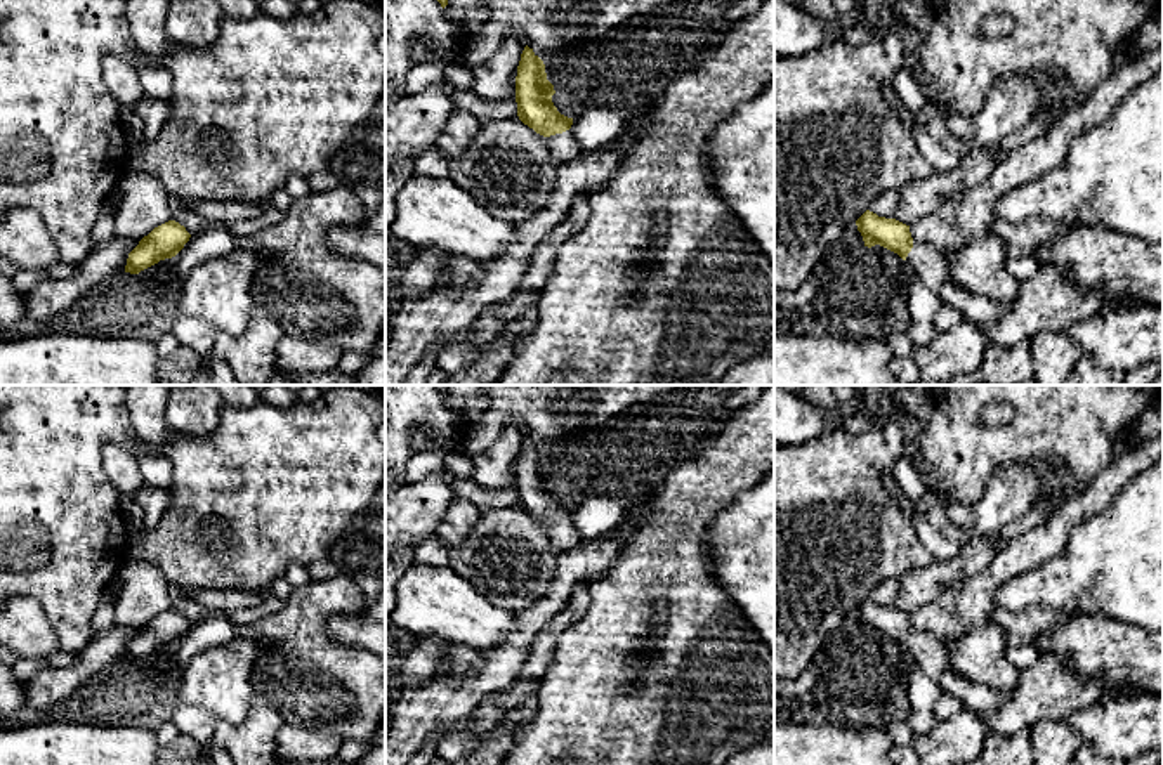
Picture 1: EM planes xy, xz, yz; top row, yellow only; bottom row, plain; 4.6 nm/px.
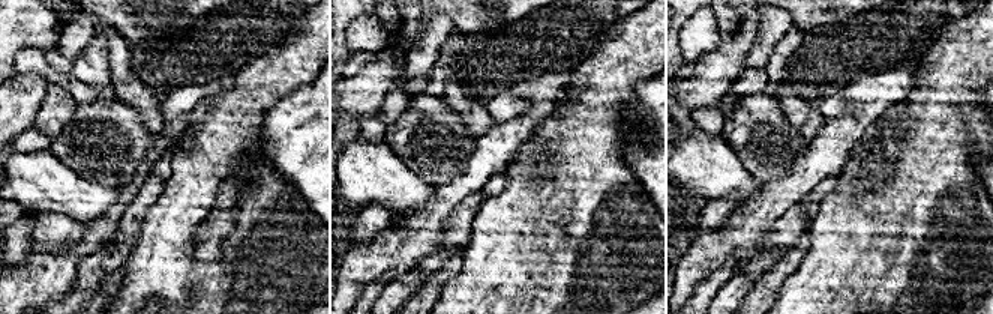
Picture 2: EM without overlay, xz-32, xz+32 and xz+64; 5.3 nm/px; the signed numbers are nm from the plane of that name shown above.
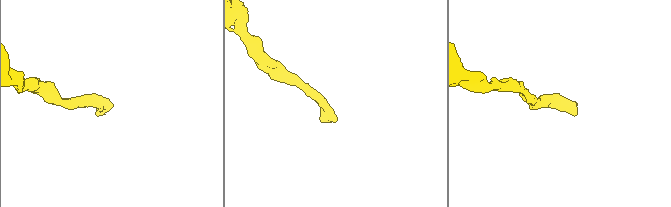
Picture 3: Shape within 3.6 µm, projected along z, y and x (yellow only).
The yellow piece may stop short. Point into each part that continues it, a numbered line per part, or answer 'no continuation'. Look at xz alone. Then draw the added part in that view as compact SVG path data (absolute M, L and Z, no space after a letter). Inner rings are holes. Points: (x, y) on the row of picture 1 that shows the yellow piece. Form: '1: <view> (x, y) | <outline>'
1: xz (563, 146) | M571 128L562 134L545 137L545 144L550 149L550 153L554 154L554 158L559 160L561 163L564 163L582 153L582 147L576 142Z

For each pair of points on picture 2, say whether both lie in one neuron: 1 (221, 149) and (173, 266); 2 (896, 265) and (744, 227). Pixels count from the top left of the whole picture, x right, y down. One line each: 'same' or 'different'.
1: same
2: different

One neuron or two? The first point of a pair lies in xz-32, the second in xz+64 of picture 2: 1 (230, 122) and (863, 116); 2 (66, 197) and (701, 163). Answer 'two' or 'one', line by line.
1: two
2: one

